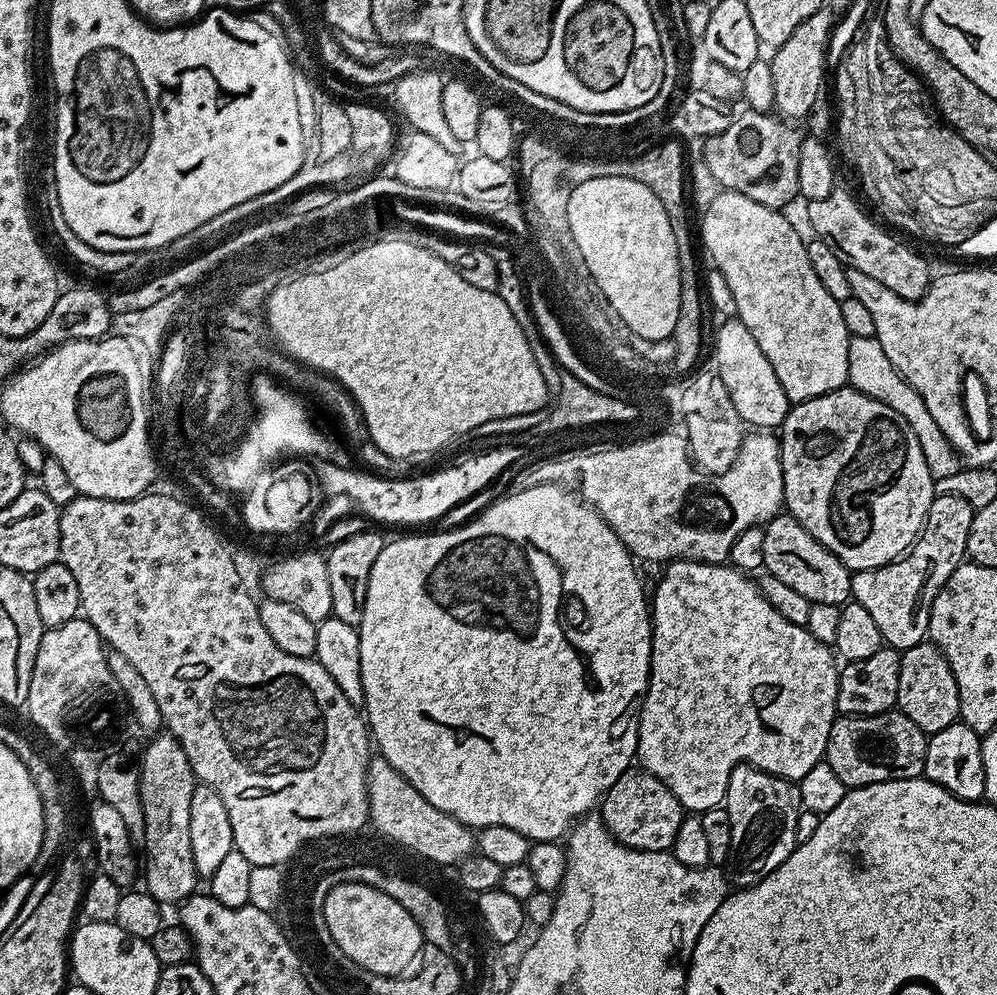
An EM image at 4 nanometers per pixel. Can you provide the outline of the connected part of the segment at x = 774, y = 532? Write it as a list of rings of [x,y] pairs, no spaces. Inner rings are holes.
[[[781,514],[763,525],[763,571],[790,586],[814,604],[839,604],[852,600],[852,572],[822,542],[818,542],[794,517]]]

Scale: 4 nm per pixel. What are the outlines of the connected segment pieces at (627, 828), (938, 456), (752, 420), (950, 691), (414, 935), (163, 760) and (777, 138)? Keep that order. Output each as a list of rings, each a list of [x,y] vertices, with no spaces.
[[[633,766],[604,793],[598,815],[619,844],[643,852],[666,852],[671,849],[674,838],[678,838],[678,826],[682,826],[686,809],[662,782],[658,782],[658,778],[654,778],[654,774]]]
[[[875,336],[870,338],[851,337],[848,341],[848,384],[855,388],[857,392],[866,394],[878,402],[886,402],[890,410],[898,410],[906,422],[910,422],[910,430],[914,430],[914,435],[918,438],[918,446],[922,446],[922,454],[926,454],[926,466],[930,466],[933,477],[949,476],[959,472],[962,464],[954,455],[948,443],[944,441],[942,430],[938,430],[938,422],[930,418],[930,410],[926,410],[926,402],[894,370],[890,358],[886,358],[886,350],[882,350],[882,342],[878,342]]]
[[[728,318],[716,332],[716,365],[715,371],[726,382],[726,390],[730,390],[730,402],[734,402],[734,410],[752,430],[776,430],[784,423],[790,407],[786,398],[786,390],[782,390],[782,382],[778,382],[778,374],[774,374],[774,366],[770,366],[770,358],[762,354],[762,346],[754,342],[754,334],[746,330],[746,326],[738,318]]]
[[[925,642],[900,652],[896,708],[902,714],[906,714],[906,718],[910,718],[914,726],[918,726],[918,730],[926,734],[946,730],[946,726],[959,721],[958,686],[954,682],[954,674],[946,658],[936,649],[935,644]]]
[[[339,884],[325,897],[323,908],[326,925],[334,942],[353,959],[357,969],[379,976],[399,976],[408,963],[421,955],[426,943],[418,922],[390,894],[382,894],[374,886]]]
[[[160,734],[149,740],[152,741],[144,752],[144,760],[139,761],[140,797],[146,822],[142,841],[142,884],[144,880],[143,887],[155,900],[159,900],[161,905],[176,906],[197,891],[198,877],[194,866],[194,854],[190,851],[190,794],[194,794],[198,781],[192,775],[192,767],[182,746],[171,734]]]
[[[750,110],[741,112],[733,117],[724,132],[703,141],[703,167],[716,178],[721,189],[744,194],[764,206],[783,209],[799,195],[798,158],[804,134],[797,125],[775,115]]]

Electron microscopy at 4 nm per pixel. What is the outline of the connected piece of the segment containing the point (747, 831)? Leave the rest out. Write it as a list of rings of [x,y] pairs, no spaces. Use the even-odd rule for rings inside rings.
[[[739,764],[734,766],[730,774],[728,789],[724,795],[723,807],[730,814],[730,857],[731,867],[736,867],[740,873],[737,874],[737,885],[747,886],[756,884],[760,877],[769,876],[790,854],[796,849],[796,831],[798,830],[798,814],[800,813],[800,790],[791,780],[783,780],[780,776],[770,774],[766,770],[756,768],[753,764]]]

